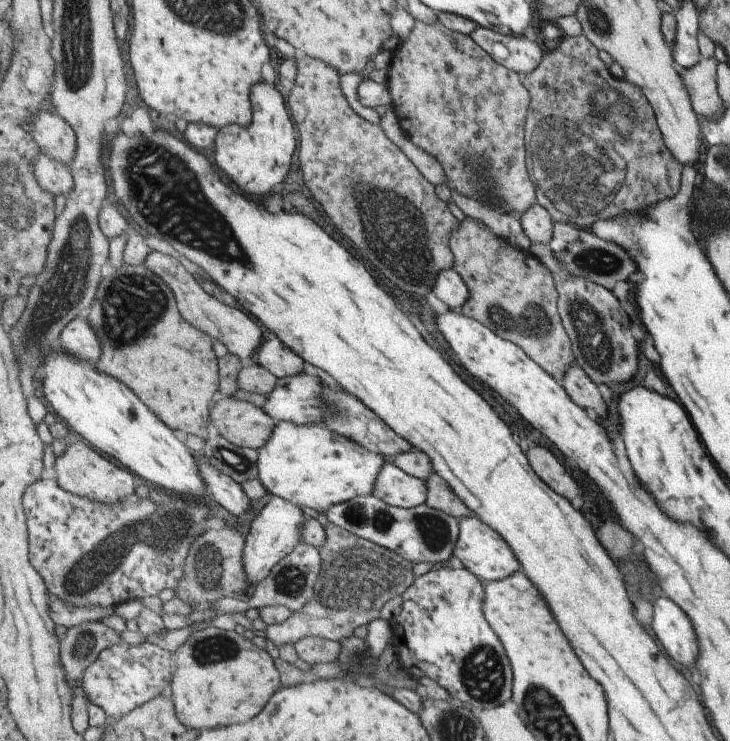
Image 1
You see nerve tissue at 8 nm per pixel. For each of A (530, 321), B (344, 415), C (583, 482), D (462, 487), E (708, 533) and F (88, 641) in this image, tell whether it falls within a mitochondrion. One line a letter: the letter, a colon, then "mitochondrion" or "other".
A: mitochondrion
B: mitochondrion
C: other
D: other
E: other
F: mitochondrion

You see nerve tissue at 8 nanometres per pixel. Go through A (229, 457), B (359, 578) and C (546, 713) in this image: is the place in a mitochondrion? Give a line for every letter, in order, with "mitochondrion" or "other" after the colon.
A: mitochondrion
B: mitochondrion
C: mitochondrion

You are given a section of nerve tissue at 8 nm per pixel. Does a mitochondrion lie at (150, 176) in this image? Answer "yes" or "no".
yes

